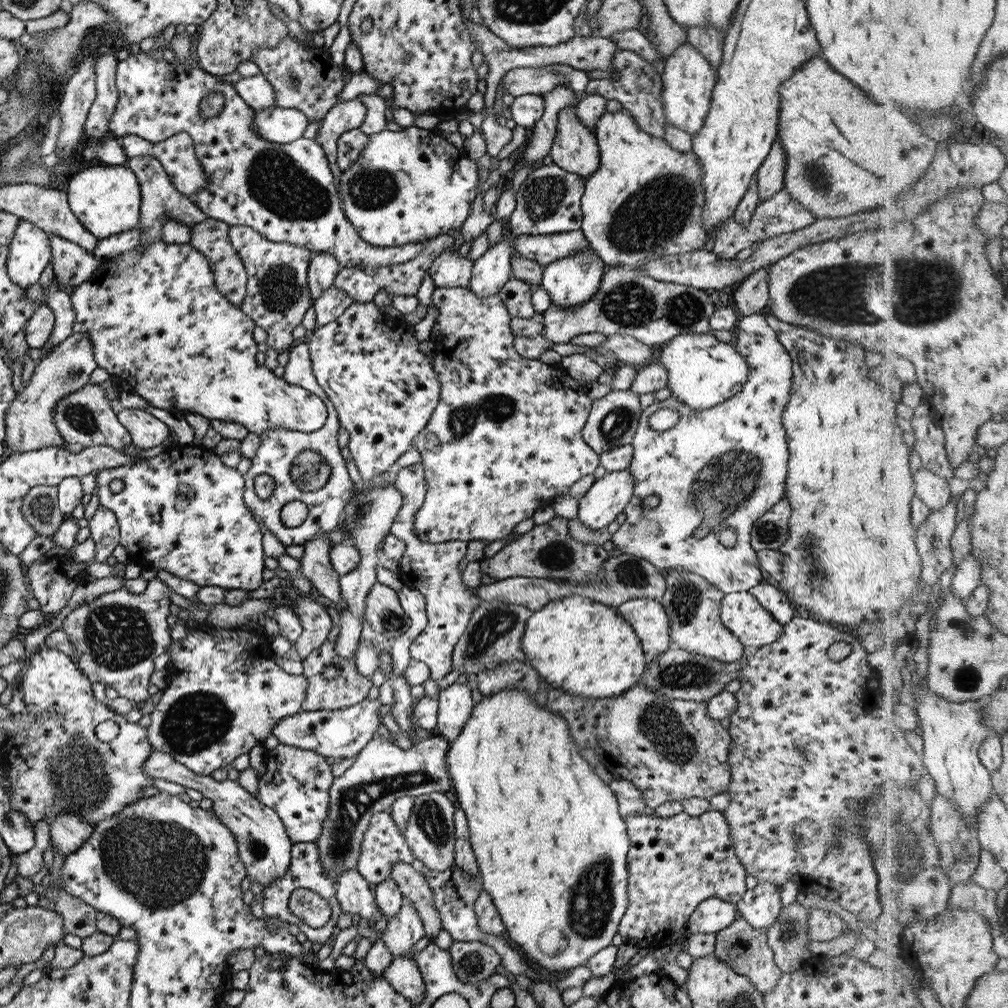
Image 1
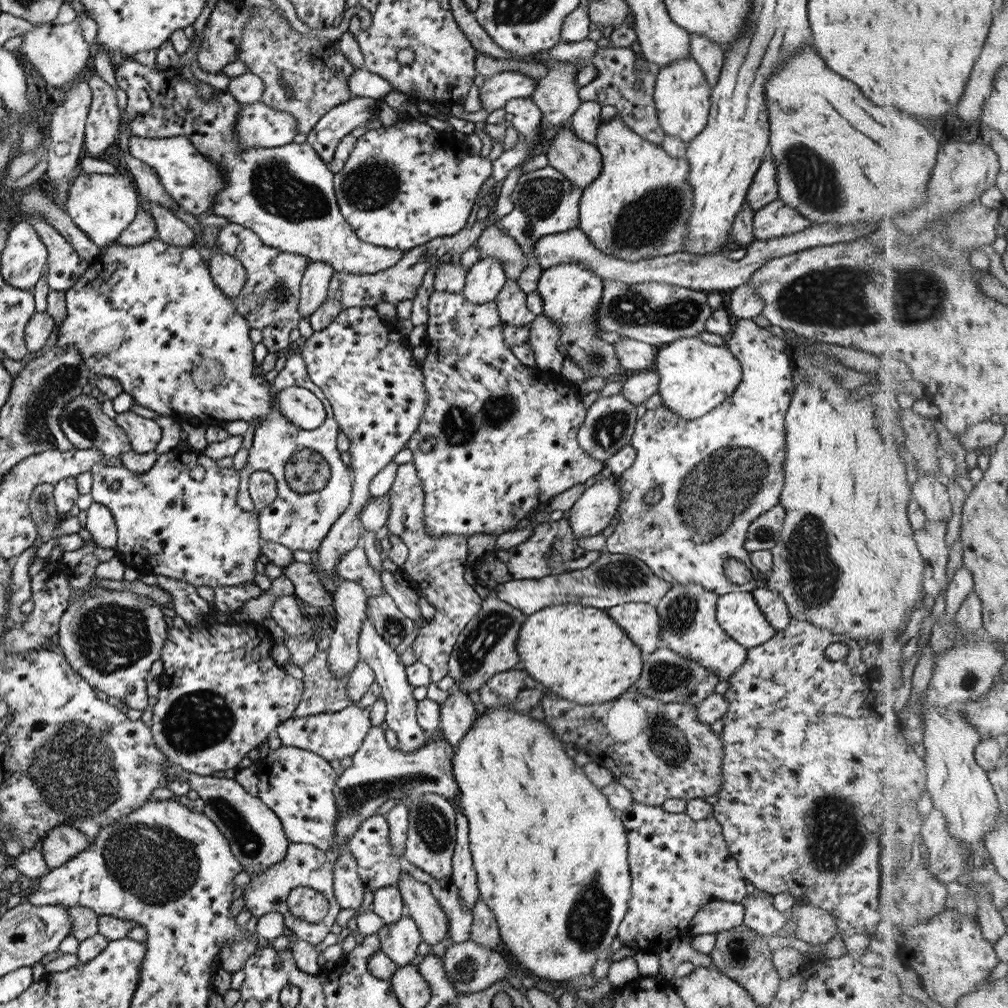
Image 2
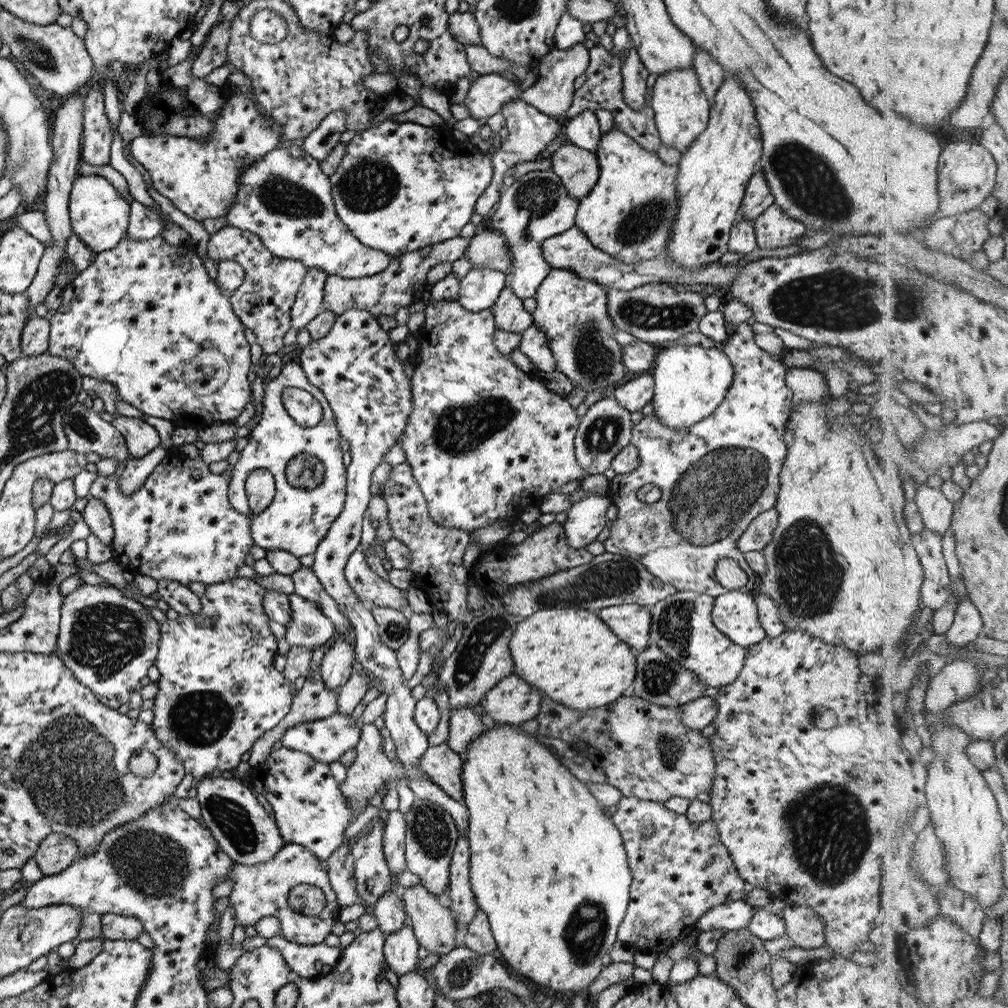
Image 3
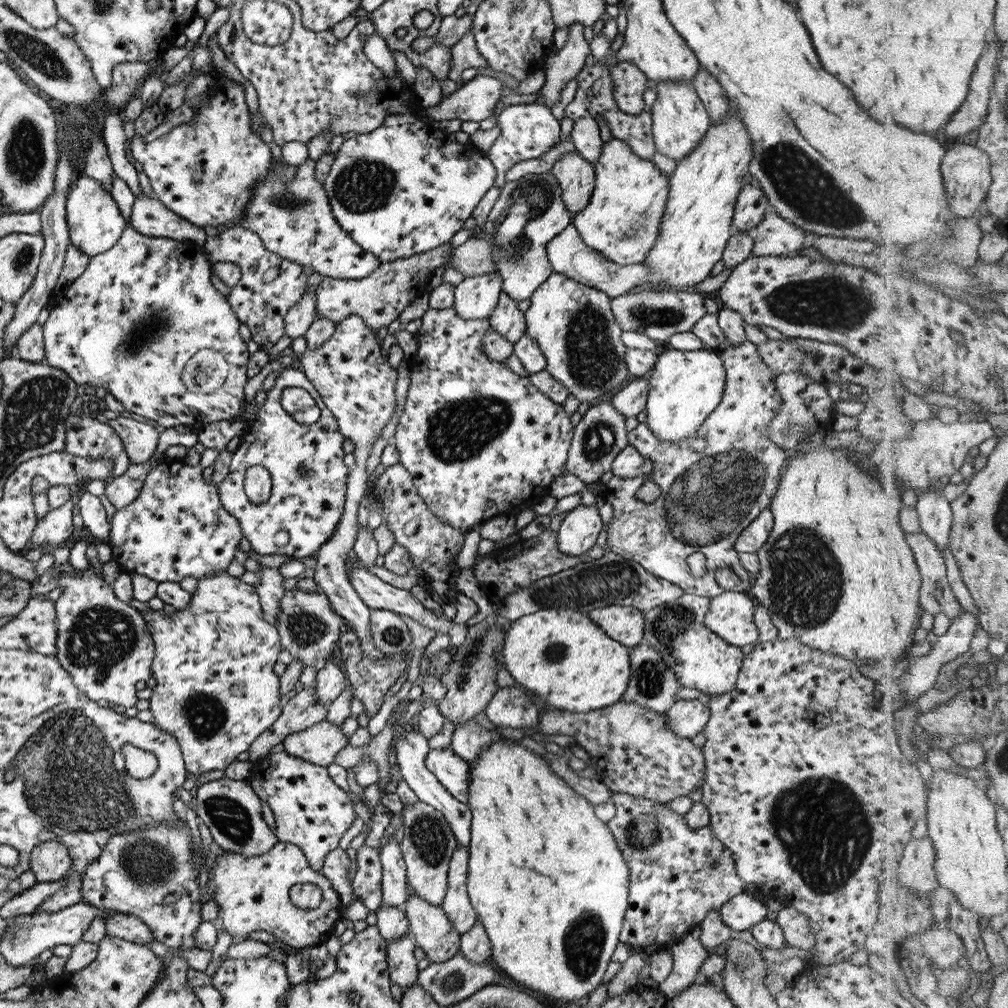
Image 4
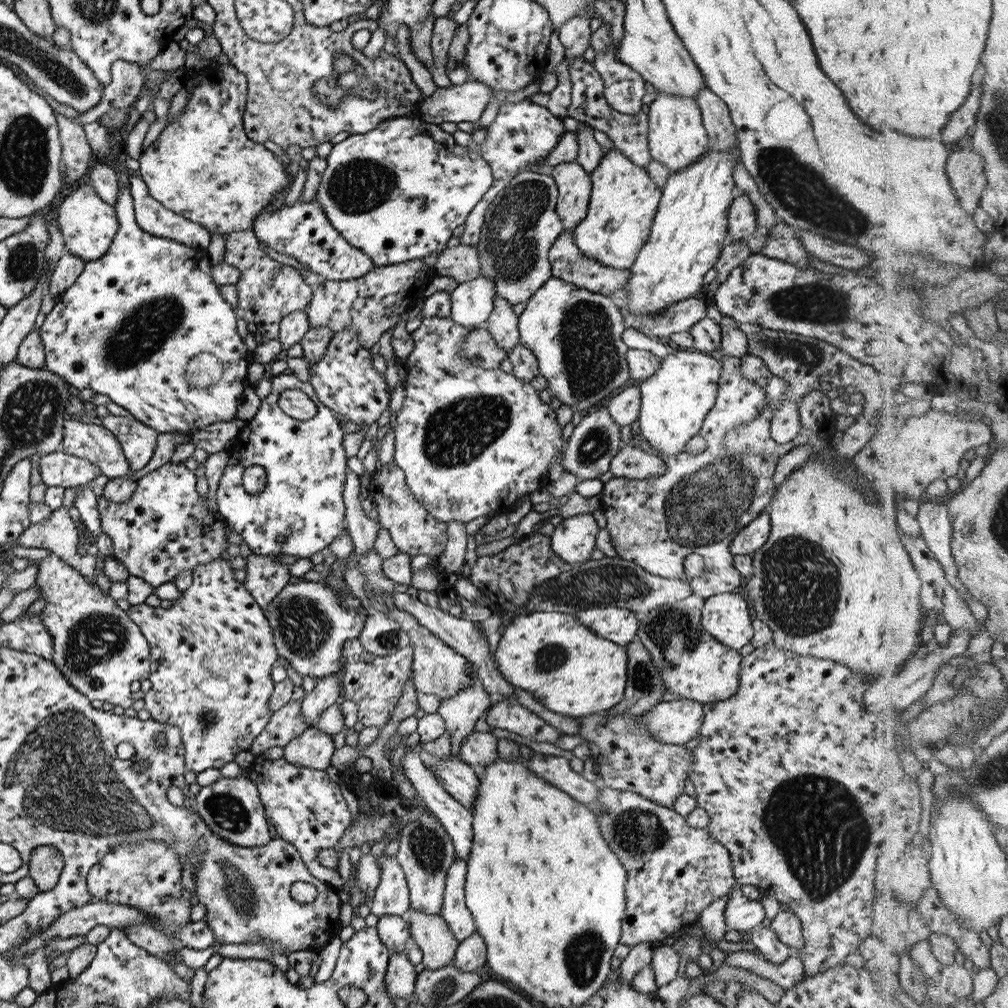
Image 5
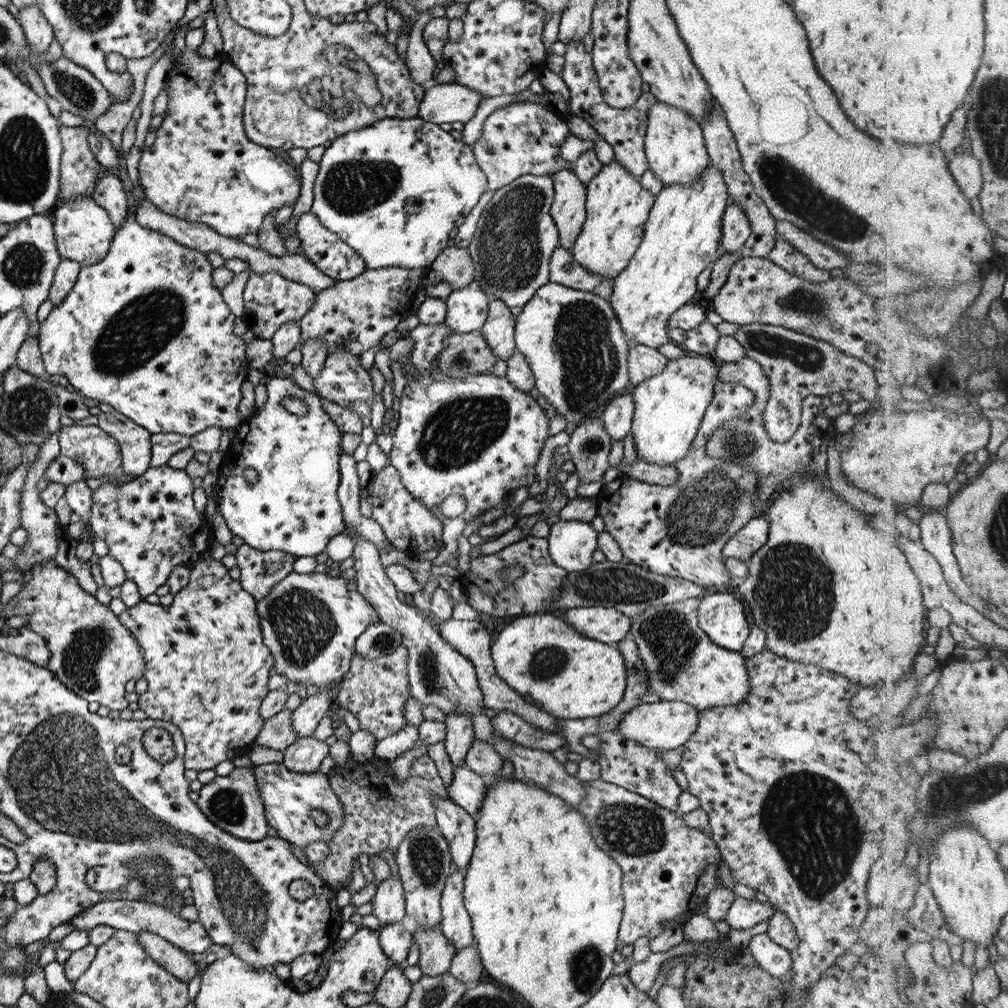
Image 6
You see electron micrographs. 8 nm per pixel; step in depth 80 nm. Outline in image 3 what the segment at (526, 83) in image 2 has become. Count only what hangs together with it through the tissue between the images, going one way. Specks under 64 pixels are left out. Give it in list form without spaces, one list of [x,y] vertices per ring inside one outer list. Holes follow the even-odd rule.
[[[497,73],[483,74],[472,80],[471,85],[468,86],[467,94],[465,99],[460,104],[465,104],[469,109],[469,117],[477,120],[481,123],[488,116],[493,113],[497,114],[500,112],[502,104],[509,100],[516,100],[522,93],[521,86],[515,81],[507,80],[506,78],[497,75]]]

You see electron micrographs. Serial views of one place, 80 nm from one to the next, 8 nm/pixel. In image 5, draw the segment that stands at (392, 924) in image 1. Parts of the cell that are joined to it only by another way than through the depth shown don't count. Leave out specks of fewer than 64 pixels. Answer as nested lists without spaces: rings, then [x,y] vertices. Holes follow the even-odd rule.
[[[406,951],[392,952],[388,956],[384,983],[390,1000],[411,997],[414,993],[416,973]]]

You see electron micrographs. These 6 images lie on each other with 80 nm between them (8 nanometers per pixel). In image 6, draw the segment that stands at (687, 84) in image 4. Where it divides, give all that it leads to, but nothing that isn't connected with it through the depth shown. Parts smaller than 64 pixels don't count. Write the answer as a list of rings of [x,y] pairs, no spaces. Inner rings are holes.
[[[657,100],[648,108],[646,115],[644,154],[649,170],[655,174],[655,178],[661,180],[661,186],[691,186],[693,182],[697,182],[710,164],[700,126],[685,111]]]

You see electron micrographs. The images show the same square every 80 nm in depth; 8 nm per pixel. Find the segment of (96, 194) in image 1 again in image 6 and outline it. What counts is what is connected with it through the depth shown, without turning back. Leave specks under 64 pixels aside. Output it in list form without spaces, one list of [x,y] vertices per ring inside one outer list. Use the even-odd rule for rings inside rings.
[[[79,196],[68,203],[57,204],[49,215],[52,220],[54,243],[61,257],[75,261],[82,267],[99,262],[107,254],[114,235],[113,224],[107,212],[92,198]]]

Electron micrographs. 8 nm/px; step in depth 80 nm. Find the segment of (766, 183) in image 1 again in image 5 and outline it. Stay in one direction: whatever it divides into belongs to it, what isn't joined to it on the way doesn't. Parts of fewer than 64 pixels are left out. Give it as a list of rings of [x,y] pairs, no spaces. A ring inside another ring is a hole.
[[[735,193],[727,212],[727,239],[745,240],[756,227],[755,210],[749,197],[747,194]]]

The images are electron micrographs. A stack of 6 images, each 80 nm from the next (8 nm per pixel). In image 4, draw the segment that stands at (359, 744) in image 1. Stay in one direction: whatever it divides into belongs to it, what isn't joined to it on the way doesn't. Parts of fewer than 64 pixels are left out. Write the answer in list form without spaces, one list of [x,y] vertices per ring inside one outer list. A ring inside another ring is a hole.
[[[325,719],[282,740],[285,753],[323,768],[332,764],[333,756],[347,744],[348,736],[341,732],[341,725],[332,725]]]

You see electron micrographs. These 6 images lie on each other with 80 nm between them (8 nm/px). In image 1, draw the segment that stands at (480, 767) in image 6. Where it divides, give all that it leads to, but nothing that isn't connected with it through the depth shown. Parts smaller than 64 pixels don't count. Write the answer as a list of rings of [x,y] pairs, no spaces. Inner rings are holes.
[[[456,680],[449,684],[447,688],[439,689],[439,694],[435,697],[438,708],[436,710],[436,728],[434,732],[442,734],[447,742],[452,741],[459,734],[470,715],[471,709],[473,709],[470,685],[471,682],[461,683]]]

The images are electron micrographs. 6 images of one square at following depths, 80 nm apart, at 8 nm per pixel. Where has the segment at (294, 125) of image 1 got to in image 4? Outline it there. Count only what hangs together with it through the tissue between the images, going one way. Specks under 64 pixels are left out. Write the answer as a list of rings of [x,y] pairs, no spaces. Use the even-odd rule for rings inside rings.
[[[233,71],[228,75],[218,73],[218,80],[215,80],[213,86],[209,87],[206,92],[203,92],[206,96],[206,100],[200,102],[198,108],[193,108],[194,115],[188,123],[183,123],[182,125],[171,128],[168,133],[155,138],[148,144],[141,143],[141,137],[133,136],[133,142],[130,144],[130,155],[133,160],[137,161],[137,163],[141,165],[143,173],[147,176],[151,190],[156,196],[156,200],[162,202],[164,204],[163,206],[165,206],[165,208],[170,212],[173,212],[176,216],[181,217],[181,219],[184,219],[197,227],[203,228],[205,226],[210,226],[219,231],[237,227],[237,224],[241,222],[241,216],[243,216],[245,208],[247,208],[246,204],[251,200],[253,188],[255,188],[257,184],[265,182],[267,176],[273,172],[273,160],[270,154],[270,149],[259,136],[254,136],[250,129],[250,113],[247,109],[247,105],[245,105],[245,92],[241,83],[237,83],[238,80],[241,80],[241,78],[237,76],[237,74],[234,74]]]

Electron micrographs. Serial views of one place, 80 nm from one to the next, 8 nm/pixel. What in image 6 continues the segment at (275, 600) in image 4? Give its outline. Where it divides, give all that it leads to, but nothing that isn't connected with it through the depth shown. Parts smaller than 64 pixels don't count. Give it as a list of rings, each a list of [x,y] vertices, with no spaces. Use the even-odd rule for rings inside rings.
[[[240,545],[233,554],[239,568],[241,588],[259,602],[280,580],[291,571],[295,560],[281,551],[261,552],[249,545]]]

